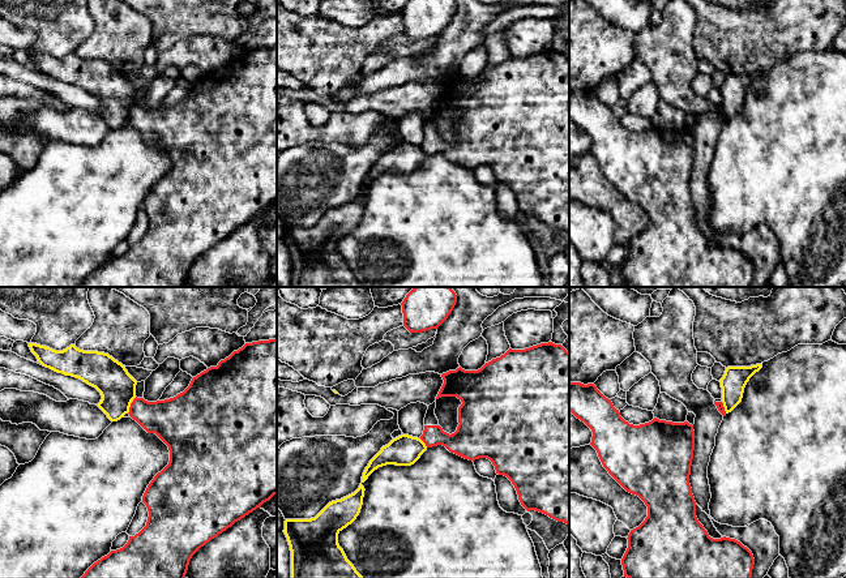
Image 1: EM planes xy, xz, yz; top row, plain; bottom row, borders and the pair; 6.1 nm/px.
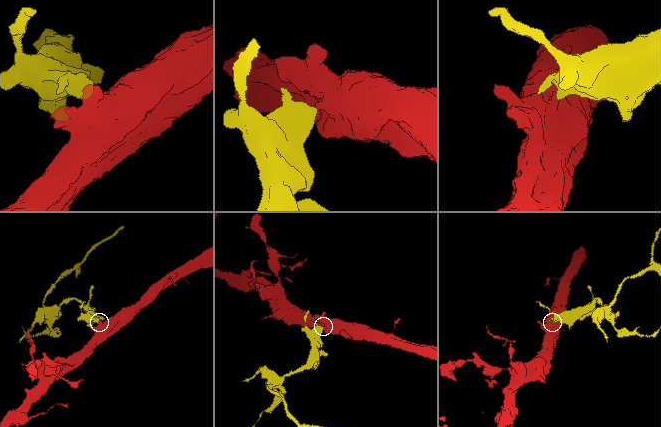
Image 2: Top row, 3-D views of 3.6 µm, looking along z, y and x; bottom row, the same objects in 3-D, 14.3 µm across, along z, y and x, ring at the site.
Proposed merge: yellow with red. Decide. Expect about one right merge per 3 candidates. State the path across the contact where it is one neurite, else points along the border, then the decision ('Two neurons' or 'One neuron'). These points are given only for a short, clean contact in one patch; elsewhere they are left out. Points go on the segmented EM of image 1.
Boundary: xy (132, 402), (127, 412). Two neurons

